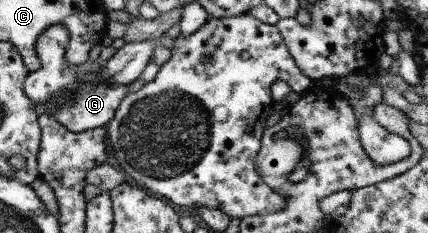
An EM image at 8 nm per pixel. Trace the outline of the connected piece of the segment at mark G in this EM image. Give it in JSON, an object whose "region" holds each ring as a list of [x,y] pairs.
{"region":[[[62,25],[48,27],[46,32],[40,36],[39,40],[36,39],[35,51],[38,58],[41,60],[41,67],[34,71],[29,72],[26,77],[23,89],[25,95],[33,102],[34,105],[48,105],[51,108],[50,115],[54,115],[68,130],[79,133],[88,129],[96,127],[105,127],[112,117],[115,115],[116,109],[120,106],[126,94],[126,85],[117,85],[116,87],[108,87],[108,83],[103,81],[98,83],[95,78],[97,77],[97,70],[100,64],[94,61],[88,61],[83,65],[71,65],[66,62],[65,52],[67,44],[70,42],[68,30]]]}

